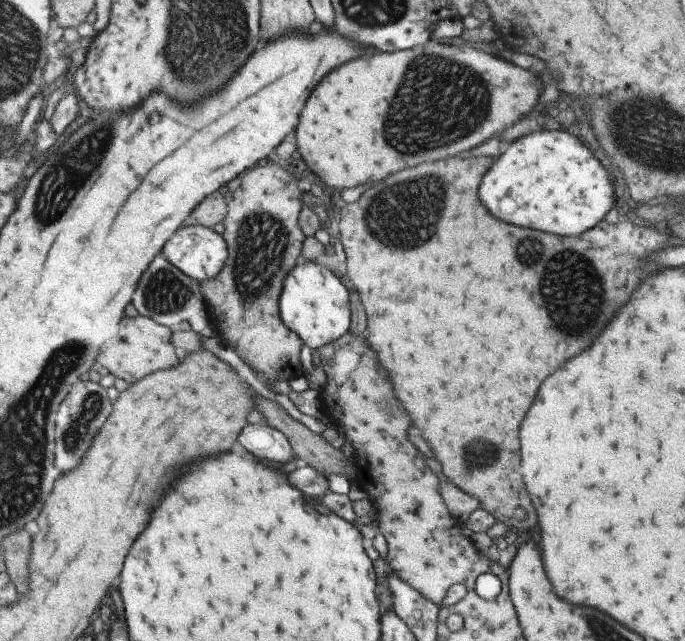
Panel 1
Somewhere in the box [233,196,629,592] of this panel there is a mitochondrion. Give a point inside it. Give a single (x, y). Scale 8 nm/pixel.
(575, 295)

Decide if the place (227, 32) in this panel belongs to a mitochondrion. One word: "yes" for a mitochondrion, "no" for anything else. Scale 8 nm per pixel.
yes

